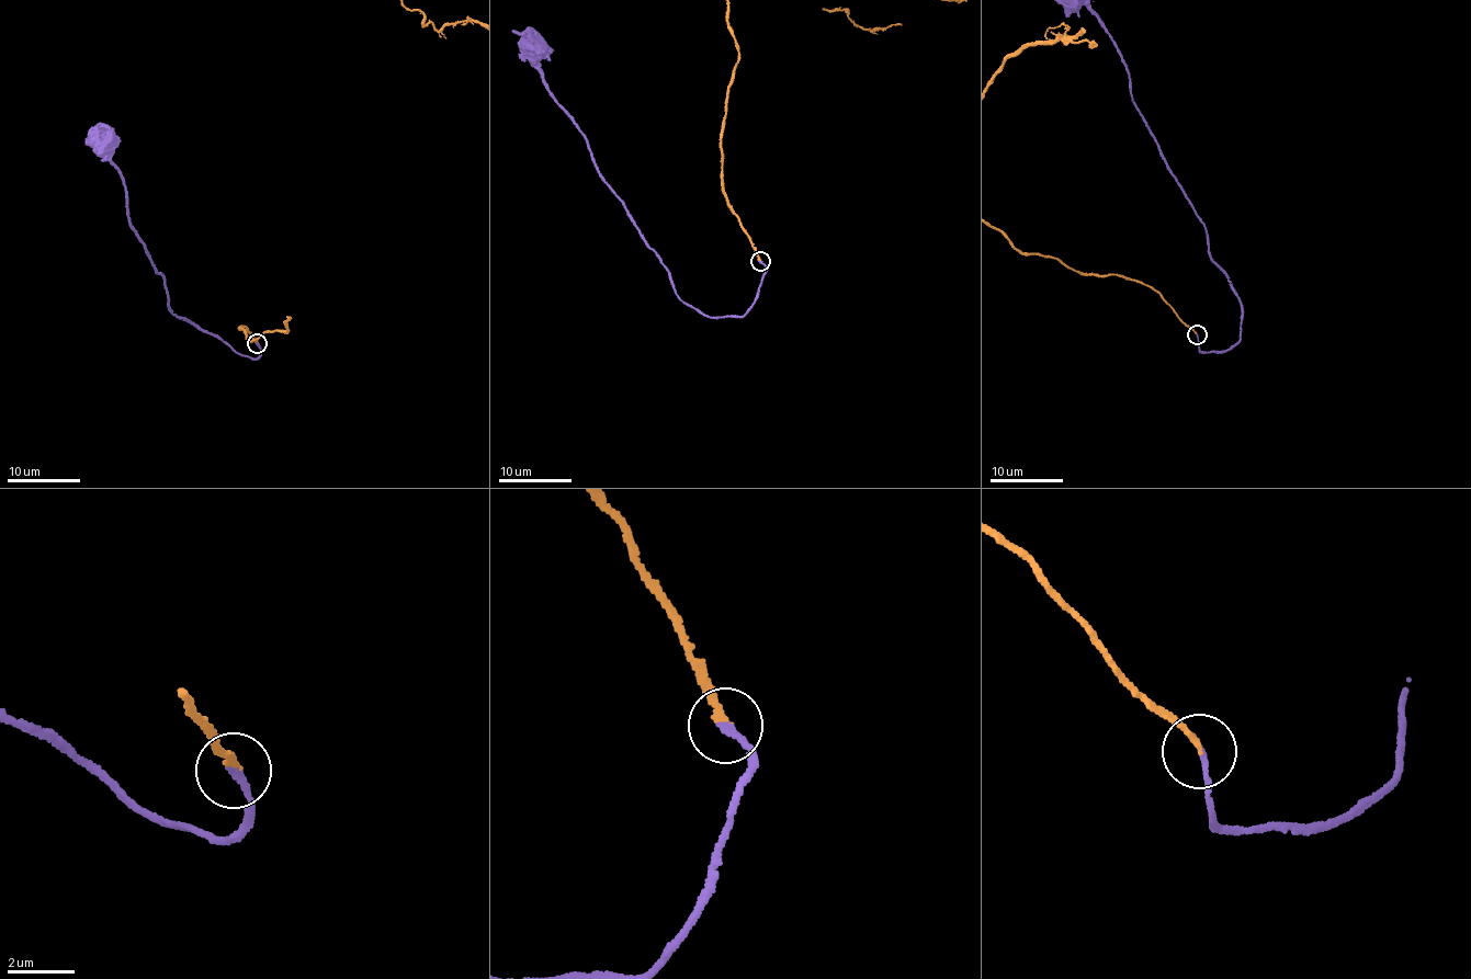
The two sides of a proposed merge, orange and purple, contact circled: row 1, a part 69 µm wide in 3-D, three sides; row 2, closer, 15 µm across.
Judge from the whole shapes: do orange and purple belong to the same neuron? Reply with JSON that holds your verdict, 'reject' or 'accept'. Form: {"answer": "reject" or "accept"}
{"answer": "accept"}

